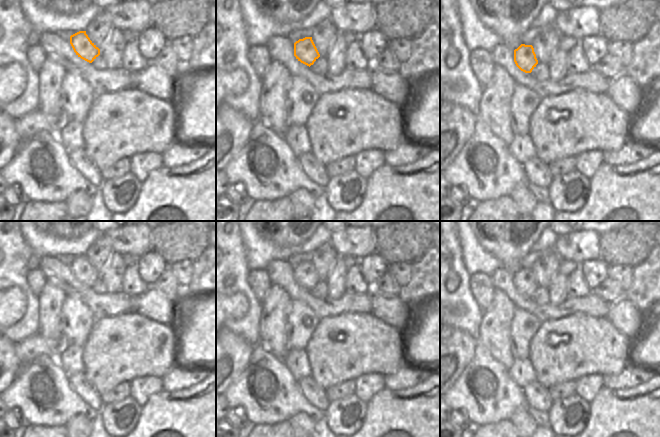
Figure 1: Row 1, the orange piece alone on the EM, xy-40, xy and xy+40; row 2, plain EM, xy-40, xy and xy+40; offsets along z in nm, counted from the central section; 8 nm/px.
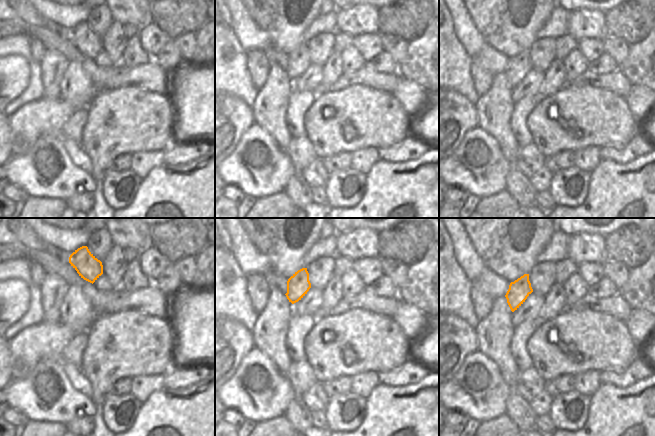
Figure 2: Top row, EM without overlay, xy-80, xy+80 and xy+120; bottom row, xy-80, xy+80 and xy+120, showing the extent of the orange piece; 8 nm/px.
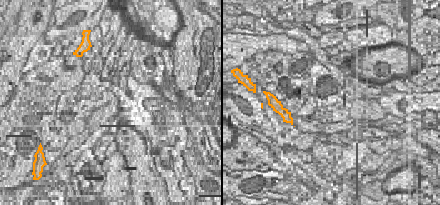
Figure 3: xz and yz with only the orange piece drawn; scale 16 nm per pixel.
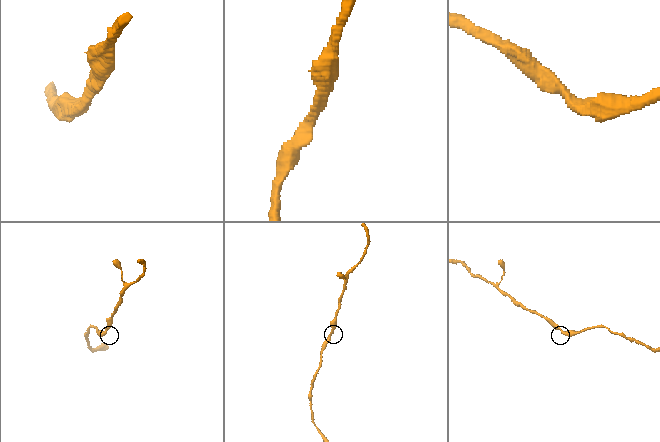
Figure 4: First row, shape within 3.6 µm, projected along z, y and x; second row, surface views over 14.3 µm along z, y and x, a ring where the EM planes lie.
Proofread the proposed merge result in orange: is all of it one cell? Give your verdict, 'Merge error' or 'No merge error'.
No merge error.

